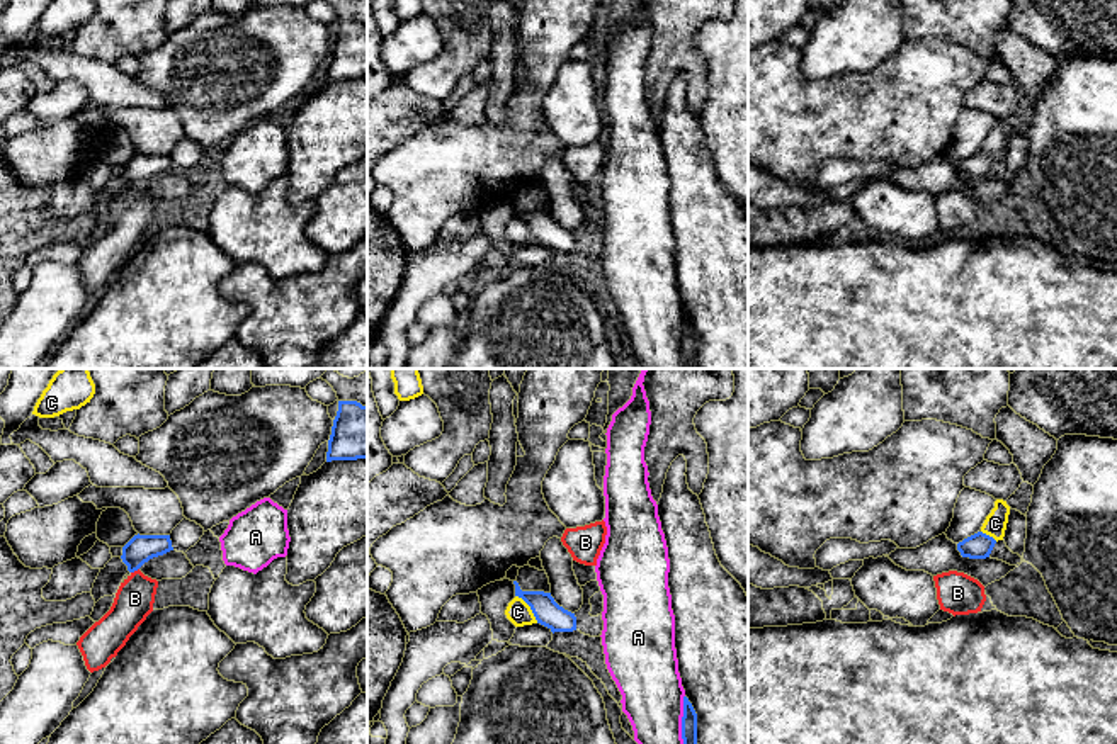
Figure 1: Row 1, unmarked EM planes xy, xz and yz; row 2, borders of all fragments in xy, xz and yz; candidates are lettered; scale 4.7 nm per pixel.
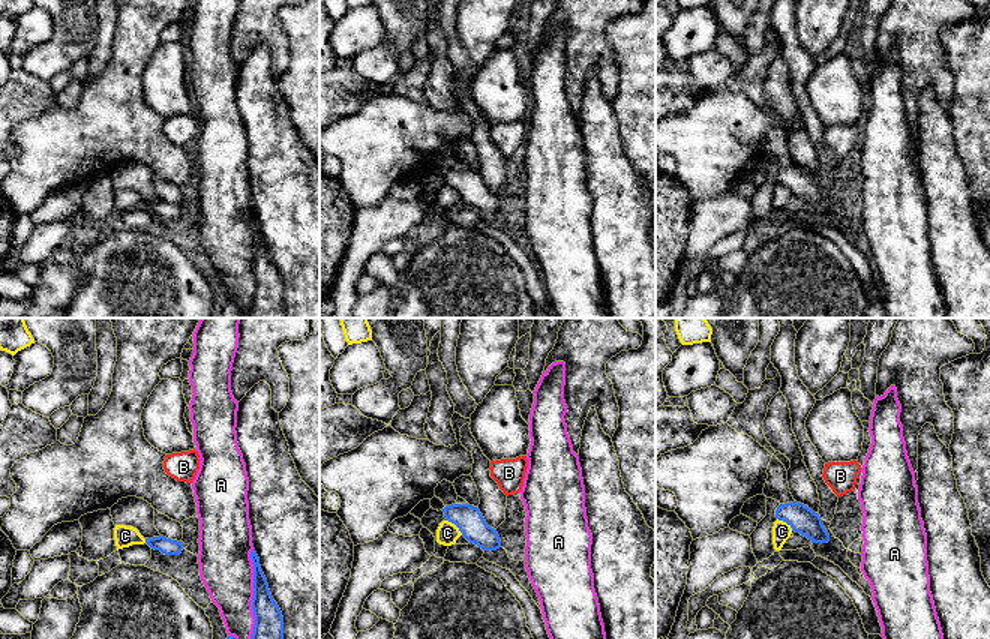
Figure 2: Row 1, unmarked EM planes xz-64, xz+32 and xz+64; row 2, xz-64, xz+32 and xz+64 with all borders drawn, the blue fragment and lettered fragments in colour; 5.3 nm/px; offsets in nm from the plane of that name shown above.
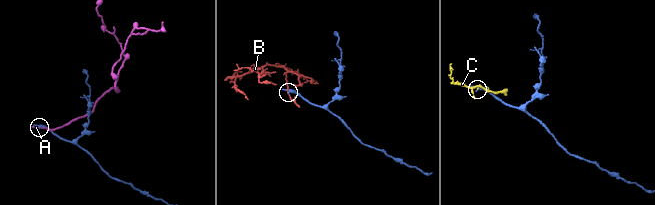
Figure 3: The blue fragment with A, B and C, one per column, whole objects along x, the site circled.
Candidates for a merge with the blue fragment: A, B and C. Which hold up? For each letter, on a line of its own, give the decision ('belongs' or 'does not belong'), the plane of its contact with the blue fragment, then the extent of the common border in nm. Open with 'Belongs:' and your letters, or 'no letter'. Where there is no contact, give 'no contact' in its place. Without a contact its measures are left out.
Belongs: no letter
A: does not belong; meets blue in xz; contact 240 nm long
B: does not belong; meets blue in xy; contact 50 nm long
C: does not belong; meets blue in xz; contact 170 nm long

